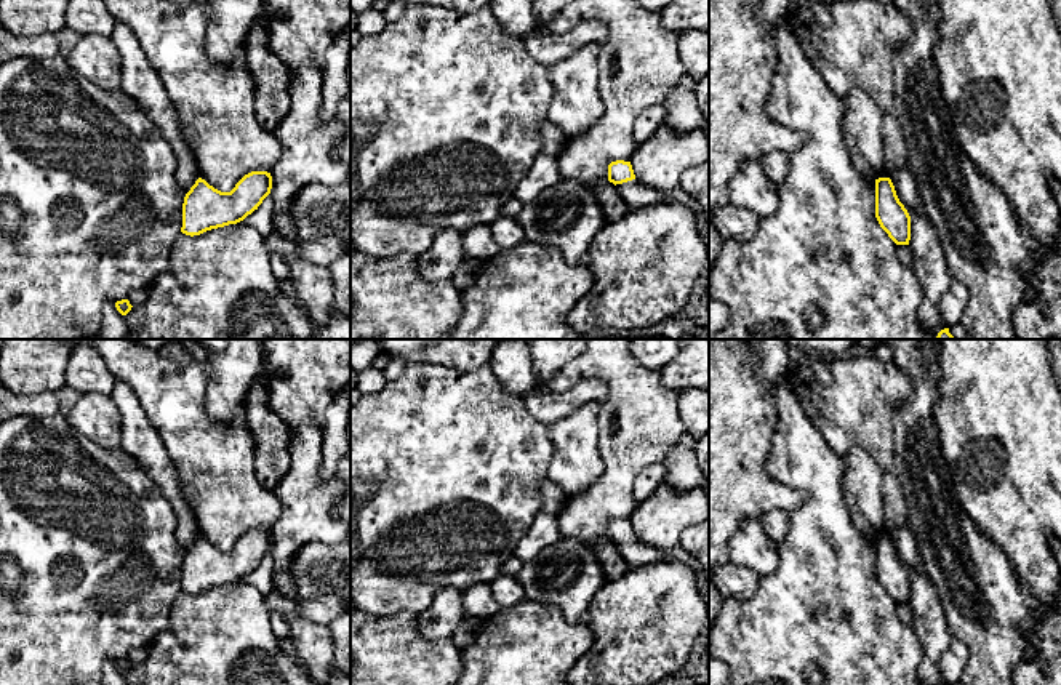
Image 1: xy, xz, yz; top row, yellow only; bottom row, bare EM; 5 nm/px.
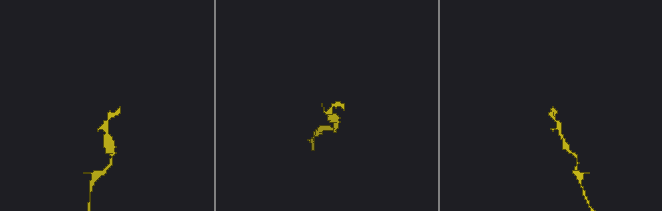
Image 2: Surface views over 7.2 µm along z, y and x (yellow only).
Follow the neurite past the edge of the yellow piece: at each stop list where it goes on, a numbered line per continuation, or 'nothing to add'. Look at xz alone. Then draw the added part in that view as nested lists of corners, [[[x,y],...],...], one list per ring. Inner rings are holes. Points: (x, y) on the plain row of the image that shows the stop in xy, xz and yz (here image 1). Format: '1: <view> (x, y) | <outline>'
1: xz (636, 552) | [[[632,538],[623,543],[616,543],[623,559],[631,568],[640,568],[648,563],[667,562],[666,552],[650,544],[645,544],[639,538]]]

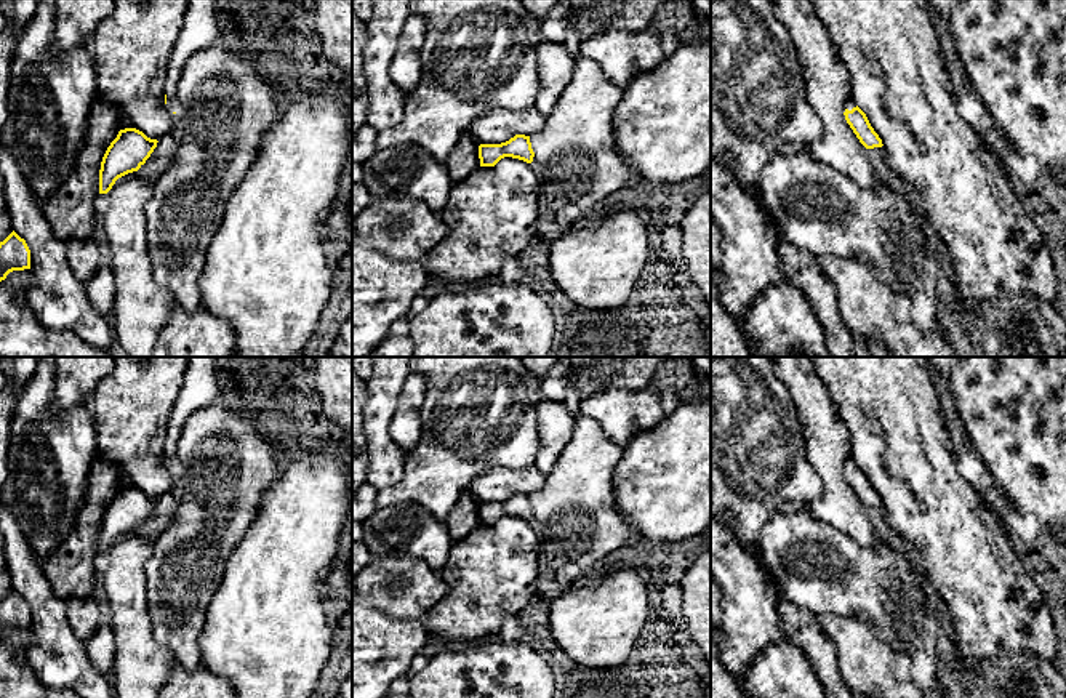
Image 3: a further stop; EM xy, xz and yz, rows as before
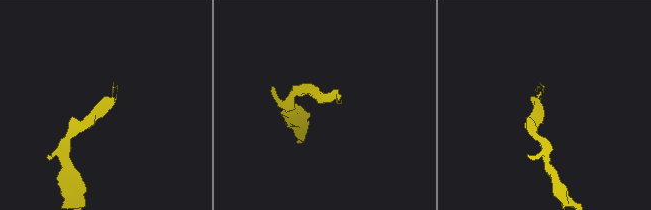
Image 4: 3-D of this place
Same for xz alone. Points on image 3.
nothing to add

